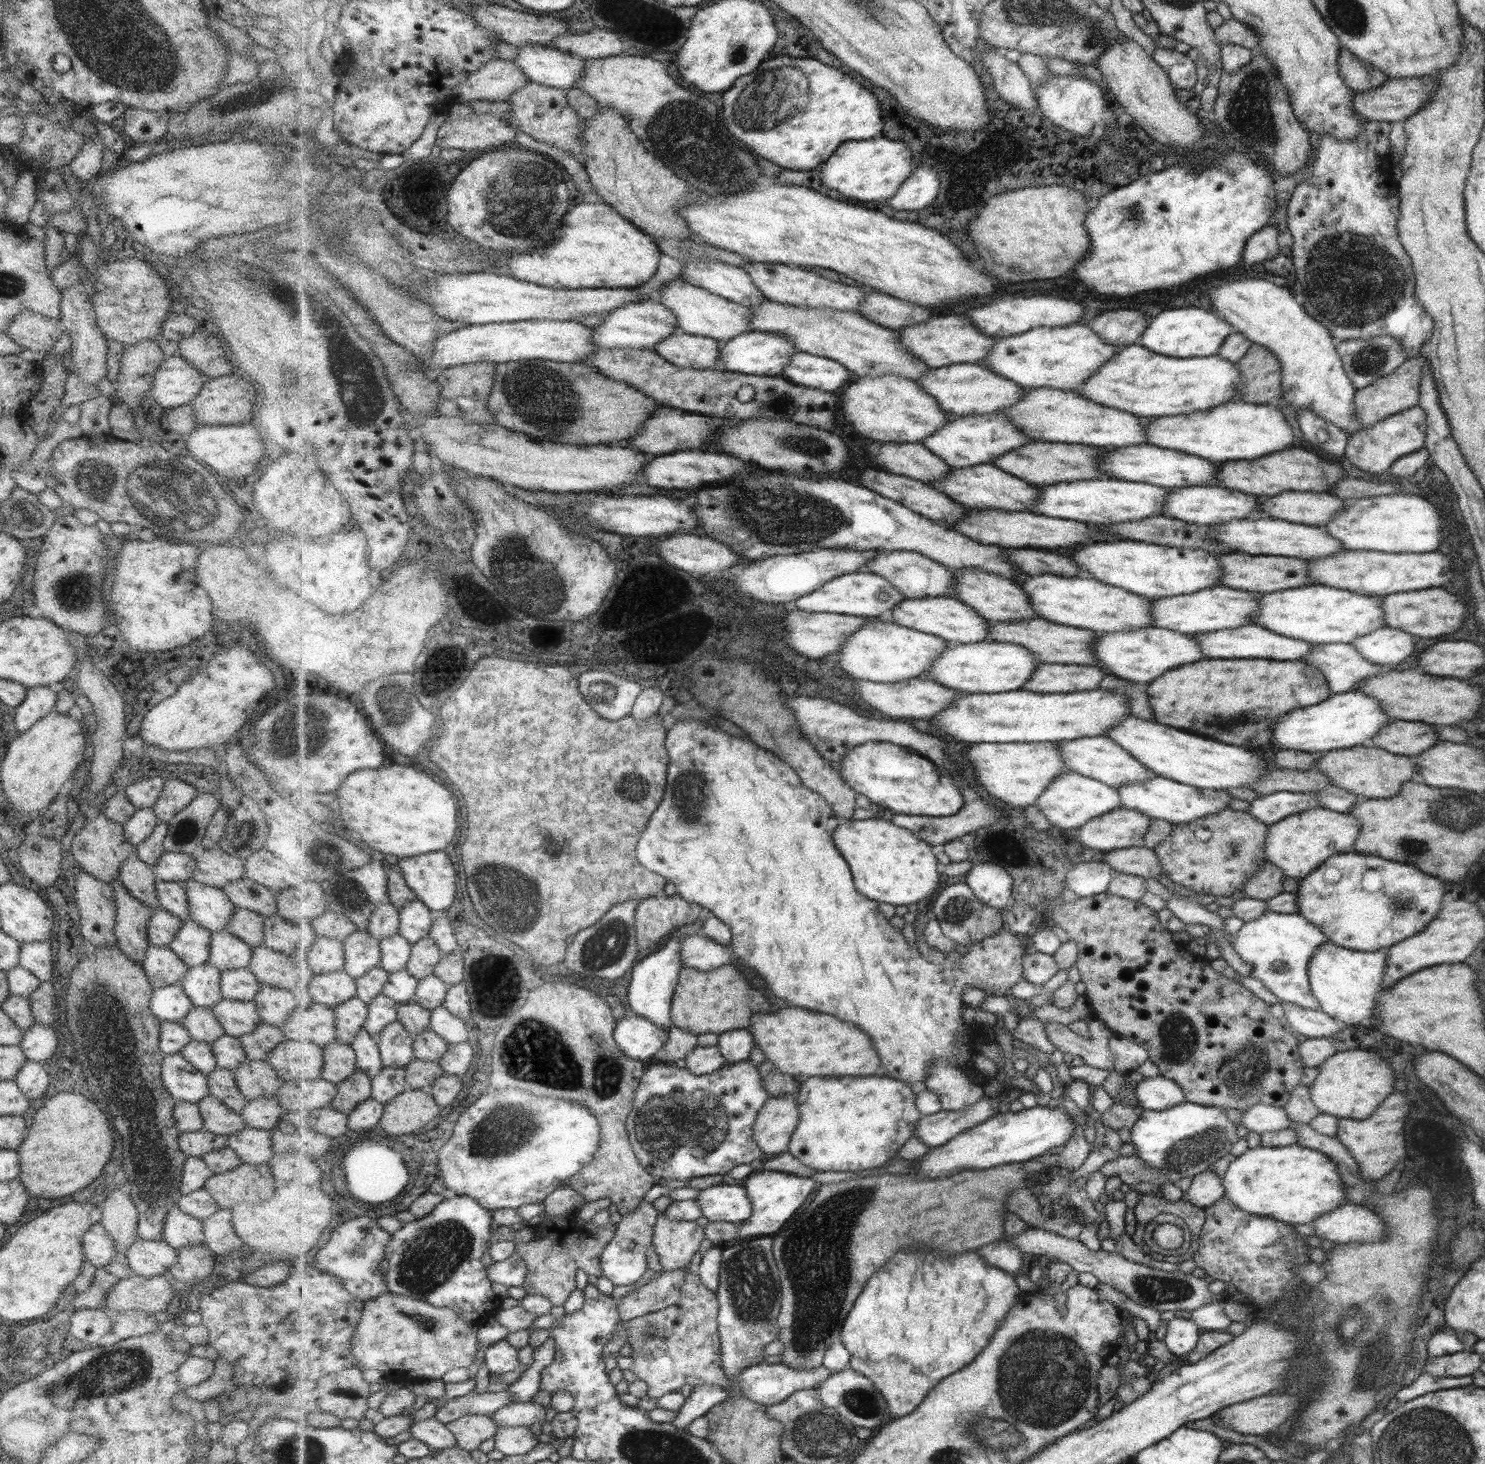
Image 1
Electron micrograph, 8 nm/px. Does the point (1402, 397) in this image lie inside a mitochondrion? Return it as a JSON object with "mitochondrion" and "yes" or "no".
{"mitochondrion":"no"}

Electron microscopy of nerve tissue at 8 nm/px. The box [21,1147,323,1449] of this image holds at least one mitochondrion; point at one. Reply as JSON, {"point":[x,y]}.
{"point":[127,1369]}

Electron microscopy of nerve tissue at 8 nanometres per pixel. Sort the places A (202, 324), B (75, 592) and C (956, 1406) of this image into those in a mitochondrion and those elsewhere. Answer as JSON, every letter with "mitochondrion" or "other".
{"A":"other","B":"mitochondrion","C":"other"}

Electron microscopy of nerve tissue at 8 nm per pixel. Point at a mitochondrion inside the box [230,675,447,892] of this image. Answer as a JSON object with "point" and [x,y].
{"point":[293,733]}

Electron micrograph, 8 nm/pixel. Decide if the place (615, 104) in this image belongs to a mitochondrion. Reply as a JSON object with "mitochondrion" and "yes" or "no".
{"mitochondrion":"no"}

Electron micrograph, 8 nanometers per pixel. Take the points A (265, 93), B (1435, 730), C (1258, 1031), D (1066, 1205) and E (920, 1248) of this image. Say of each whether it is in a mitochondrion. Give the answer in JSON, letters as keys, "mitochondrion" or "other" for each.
{"A":"other","B":"other","C":"other","D":"mitochondrion","E":"other"}

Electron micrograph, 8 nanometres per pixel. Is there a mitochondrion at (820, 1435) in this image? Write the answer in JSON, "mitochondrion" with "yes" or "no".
{"mitochondrion":"yes"}

